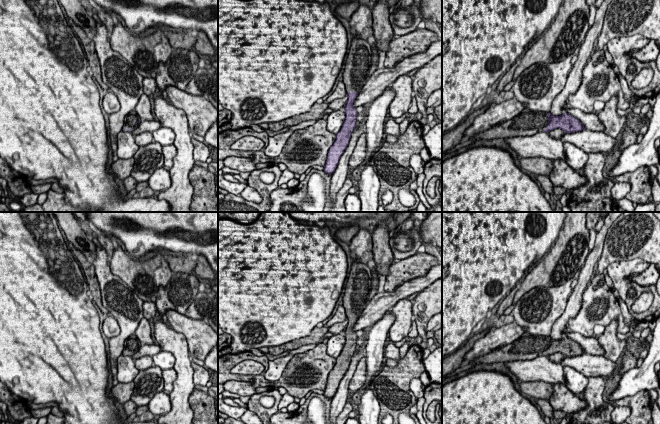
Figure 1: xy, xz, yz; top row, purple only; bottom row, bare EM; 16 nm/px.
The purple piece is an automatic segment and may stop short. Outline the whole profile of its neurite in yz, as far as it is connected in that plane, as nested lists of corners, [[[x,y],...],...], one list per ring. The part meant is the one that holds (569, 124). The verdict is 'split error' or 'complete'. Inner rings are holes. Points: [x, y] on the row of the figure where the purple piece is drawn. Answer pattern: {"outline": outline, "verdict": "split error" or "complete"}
{"outline": [[[524,109],[520,114],[496,125],[489,130],[478,133],[472,139],[459,143],[454,148],[443,152],[446,155],[462,147],[470,147],[475,141],[481,139],[494,140],[498,138],[513,138],[518,136],[532,136],[539,132],[550,132],[560,128],[566,133],[585,130],[583,124],[575,117],[564,112],[561,116],[553,116],[550,112],[531,111]]], "verdict": "split error"}

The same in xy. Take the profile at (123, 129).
{"outline": [[[131,111],[125,117],[123,131],[133,132],[139,125],[140,119],[135,111]]], "verdict": "split error"}

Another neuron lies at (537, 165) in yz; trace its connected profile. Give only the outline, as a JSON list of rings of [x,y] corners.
[[[526,157],[520,160],[523,169],[535,175],[549,176],[554,168],[553,161],[543,157]]]

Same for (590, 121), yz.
[[[565,108],[564,112],[577,118],[585,129],[591,131],[603,131],[605,129],[603,123],[599,120],[597,113],[584,113],[579,109]]]

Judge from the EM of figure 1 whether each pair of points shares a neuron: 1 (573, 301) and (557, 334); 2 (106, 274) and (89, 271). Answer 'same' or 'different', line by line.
1: same
2: different

